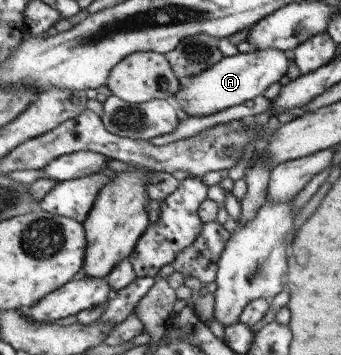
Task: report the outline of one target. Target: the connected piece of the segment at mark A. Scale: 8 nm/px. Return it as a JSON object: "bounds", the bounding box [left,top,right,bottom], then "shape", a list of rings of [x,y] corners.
{"bounds":[173,50,291,116],"shape":[[[255,50],[250,53],[237,53],[232,57],[225,57],[214,67],[208,68],[200,75],[192,77],[190,83],[181,86],[173,96],[173,102],[186,116],[211,116],[223,112],[231,106],[253,101],[259,94],[263,94],[271,84],[279,82],[287,76],[291,61],[288,53],[280,50]]]}

